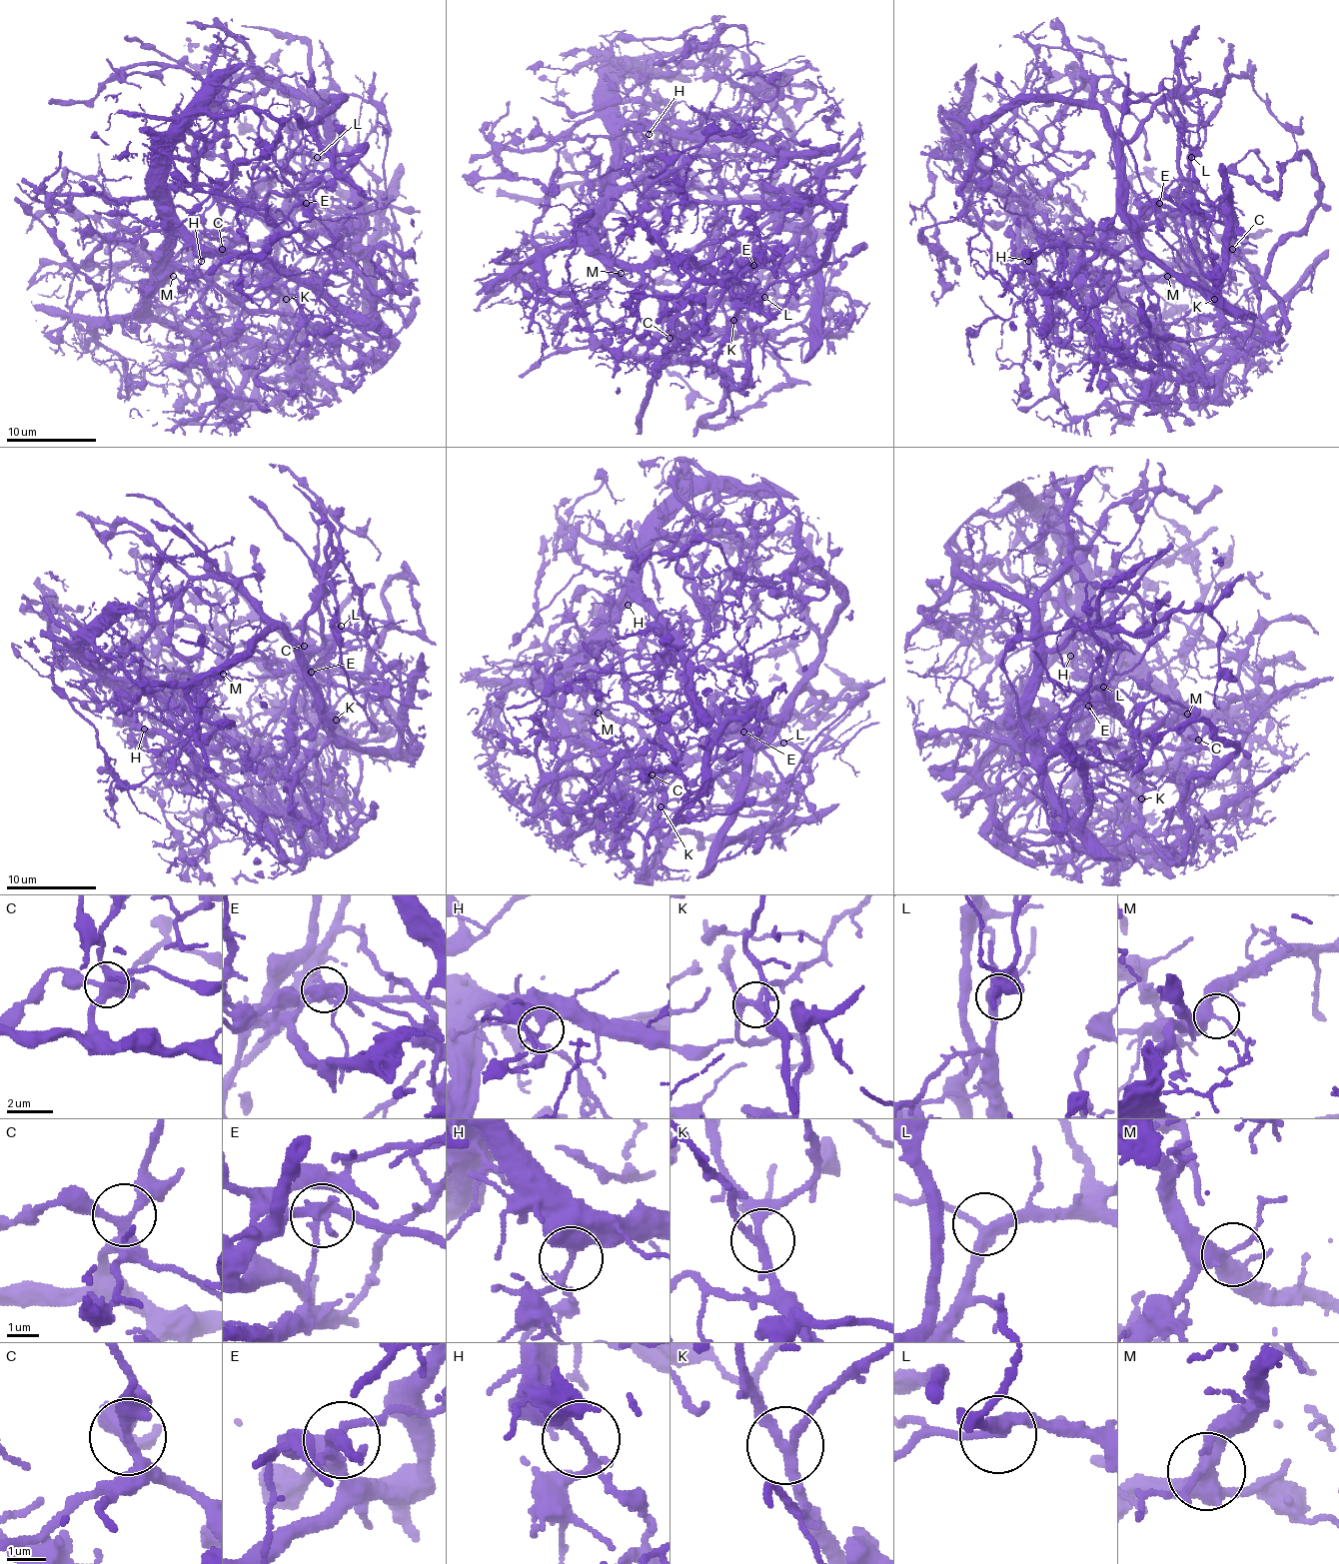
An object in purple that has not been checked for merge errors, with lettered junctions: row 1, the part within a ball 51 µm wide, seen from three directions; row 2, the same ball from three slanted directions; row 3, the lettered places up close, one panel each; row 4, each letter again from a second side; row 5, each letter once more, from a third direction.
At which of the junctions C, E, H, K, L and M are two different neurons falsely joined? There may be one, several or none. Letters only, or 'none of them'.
E, K

